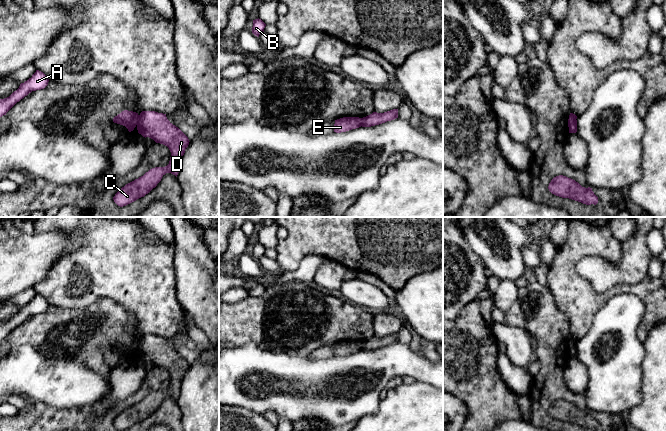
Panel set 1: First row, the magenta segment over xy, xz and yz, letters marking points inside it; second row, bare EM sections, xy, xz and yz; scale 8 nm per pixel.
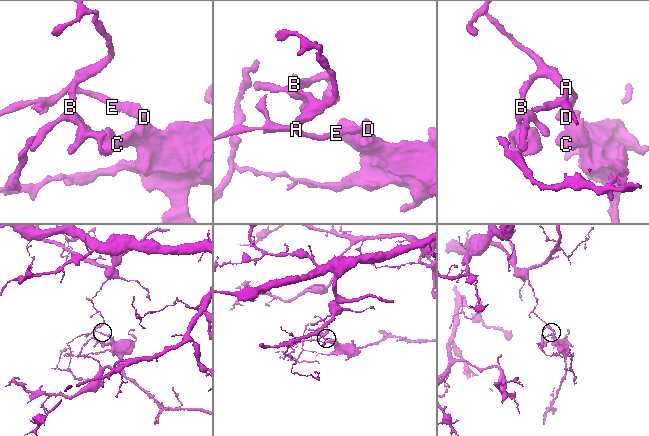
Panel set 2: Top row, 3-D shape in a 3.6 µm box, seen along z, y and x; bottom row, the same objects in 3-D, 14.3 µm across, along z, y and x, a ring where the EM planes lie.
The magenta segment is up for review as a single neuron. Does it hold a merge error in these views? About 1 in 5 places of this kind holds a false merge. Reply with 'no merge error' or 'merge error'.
merge error

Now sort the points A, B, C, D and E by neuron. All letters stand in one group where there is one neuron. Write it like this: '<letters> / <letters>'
A B E / C D

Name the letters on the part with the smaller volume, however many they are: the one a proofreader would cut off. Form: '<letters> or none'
C, D

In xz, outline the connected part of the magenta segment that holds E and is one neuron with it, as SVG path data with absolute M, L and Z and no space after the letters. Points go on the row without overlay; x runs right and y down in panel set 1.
M343 341L335 344L334 356L341 357L361 351L361 342Z

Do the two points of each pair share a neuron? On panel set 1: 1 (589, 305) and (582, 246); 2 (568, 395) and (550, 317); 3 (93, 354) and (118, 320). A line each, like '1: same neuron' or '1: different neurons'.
1: same neuron
2: same neuron
3: same neuron

